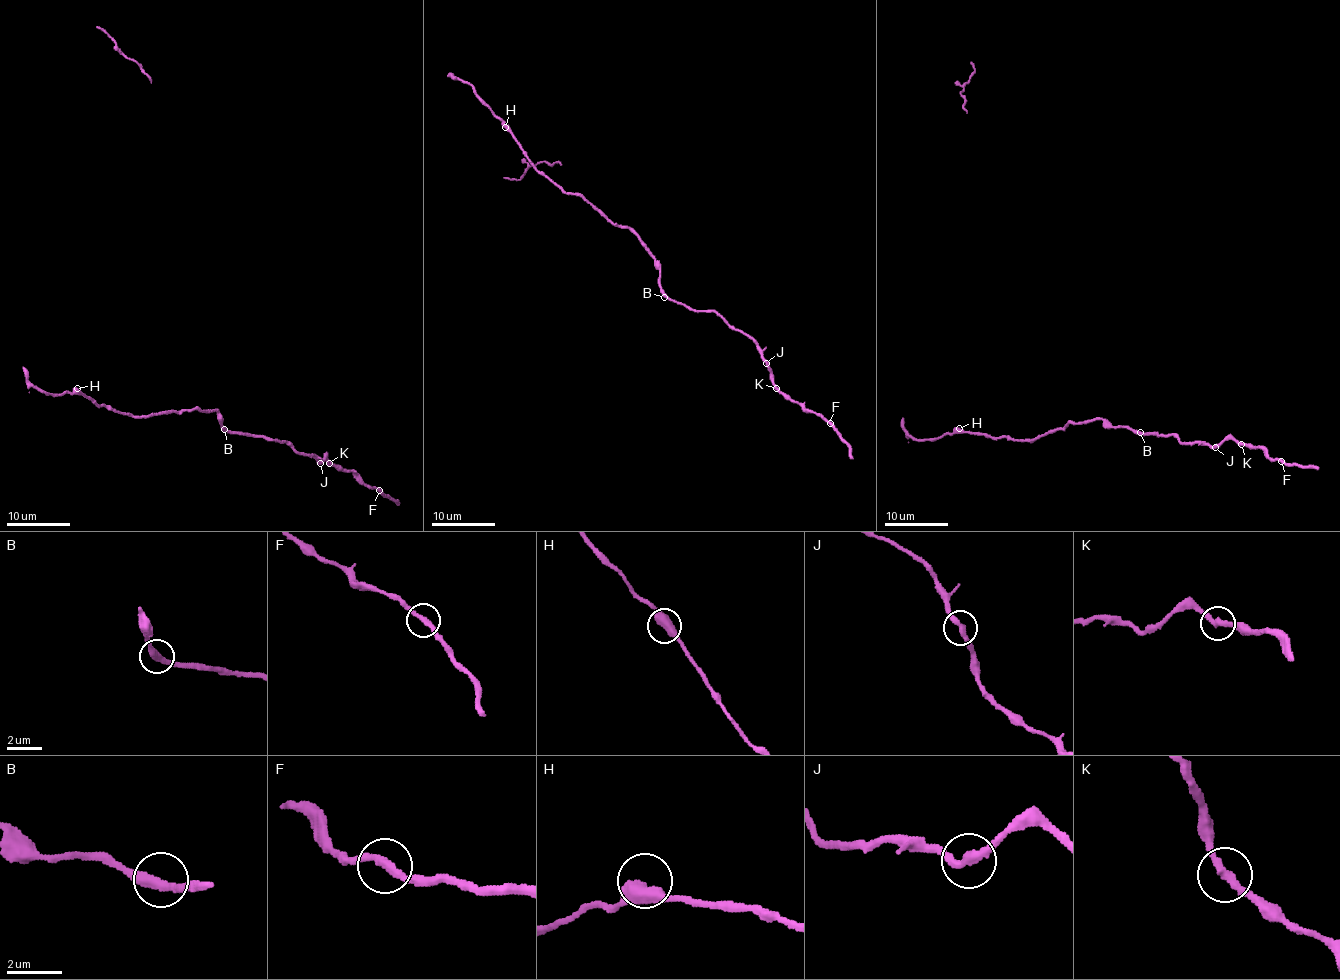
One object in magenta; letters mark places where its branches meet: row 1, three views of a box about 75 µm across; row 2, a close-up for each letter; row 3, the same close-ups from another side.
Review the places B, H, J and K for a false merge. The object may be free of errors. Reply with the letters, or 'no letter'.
no letter

